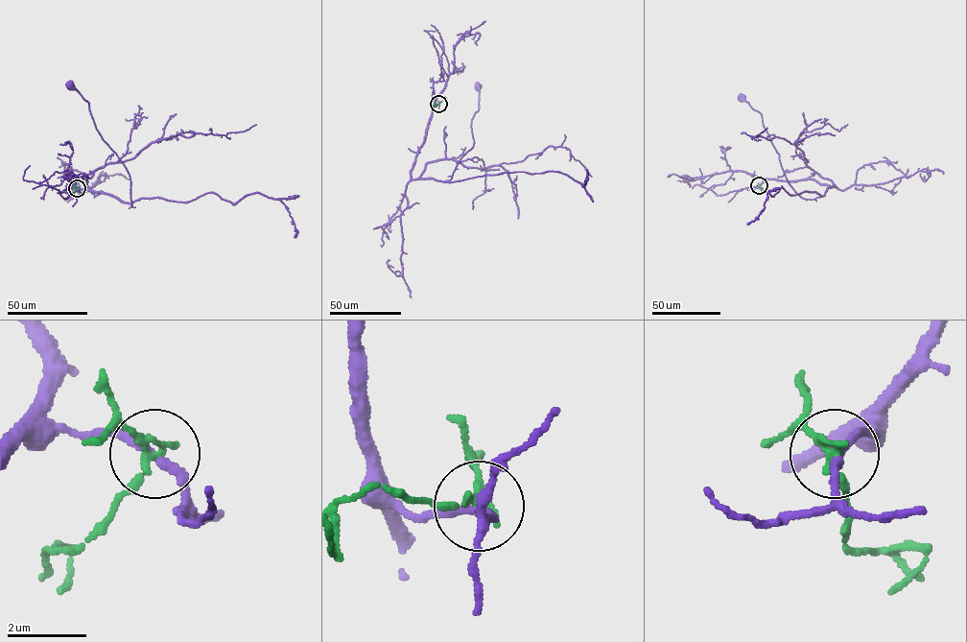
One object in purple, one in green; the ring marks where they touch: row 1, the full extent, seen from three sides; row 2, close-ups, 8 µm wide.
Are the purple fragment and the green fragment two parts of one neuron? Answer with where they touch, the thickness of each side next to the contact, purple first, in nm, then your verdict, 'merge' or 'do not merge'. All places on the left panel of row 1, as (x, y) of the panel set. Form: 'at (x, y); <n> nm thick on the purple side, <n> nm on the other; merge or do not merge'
at (77, 188); 200 nm thick on the purple side, 190 nm on the other; do not merge

